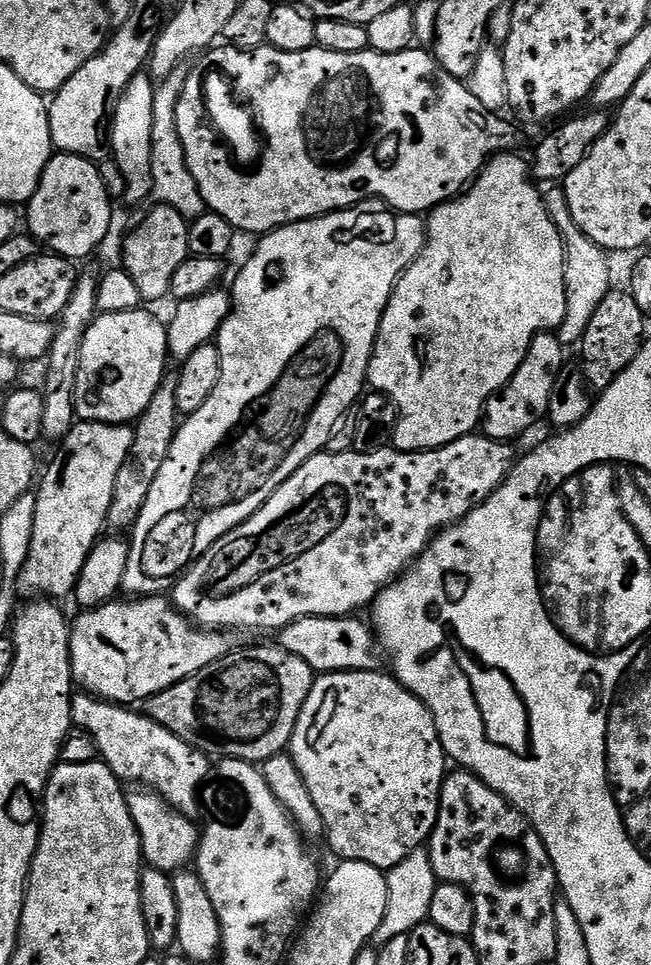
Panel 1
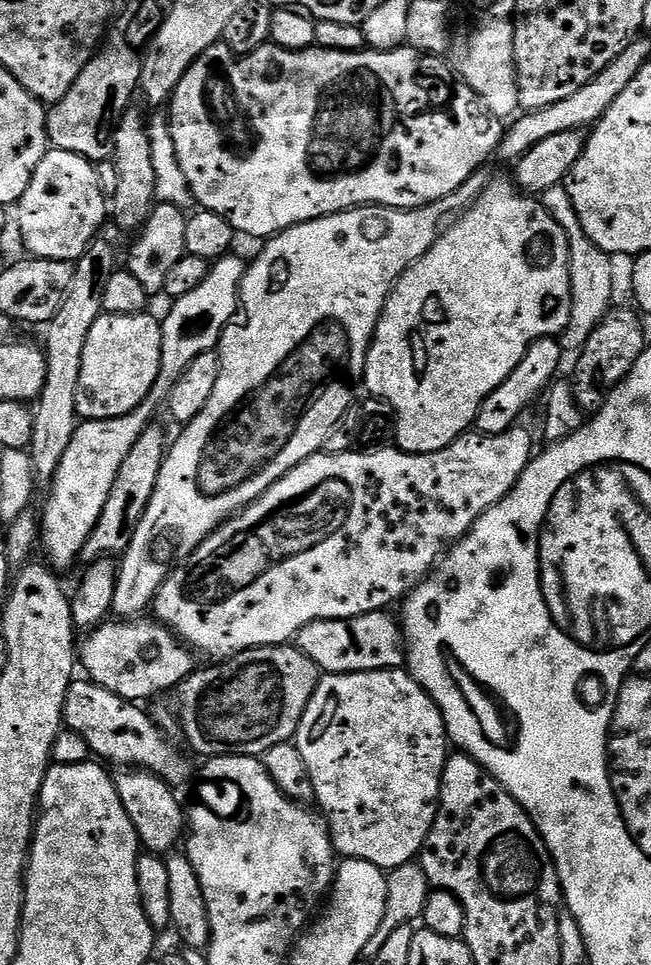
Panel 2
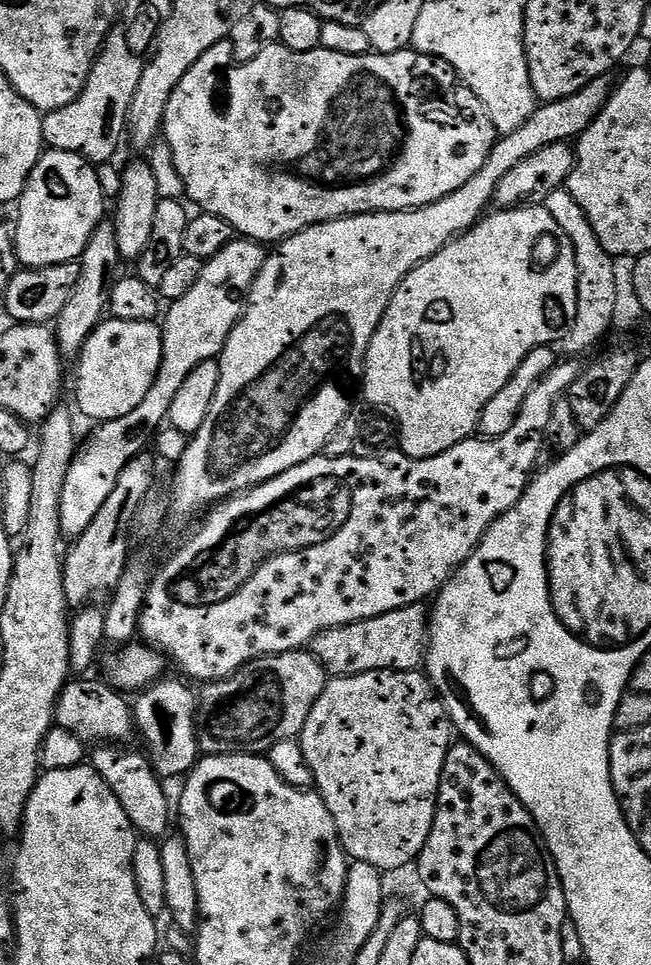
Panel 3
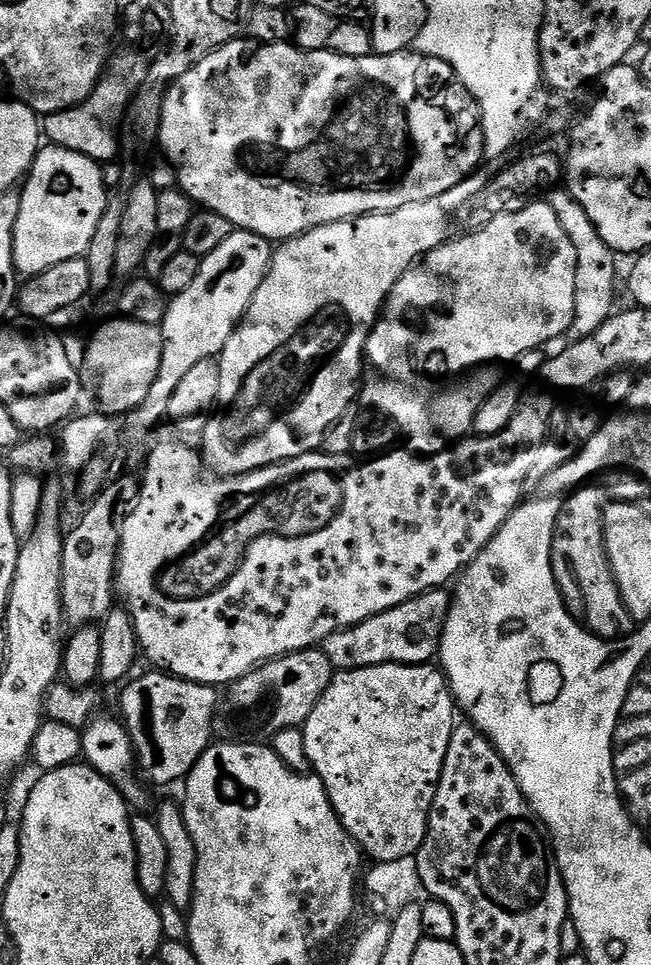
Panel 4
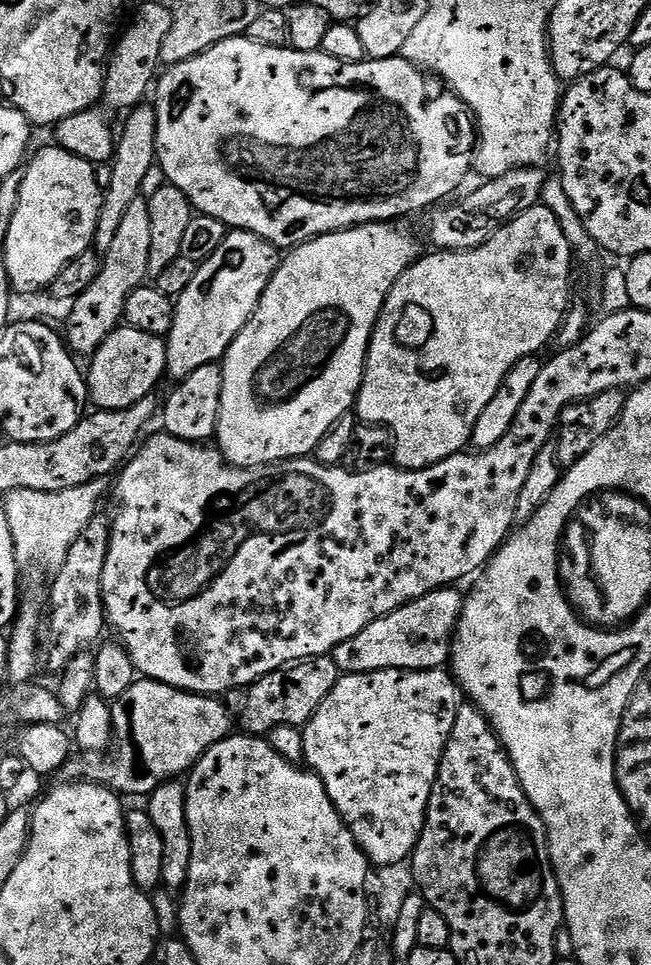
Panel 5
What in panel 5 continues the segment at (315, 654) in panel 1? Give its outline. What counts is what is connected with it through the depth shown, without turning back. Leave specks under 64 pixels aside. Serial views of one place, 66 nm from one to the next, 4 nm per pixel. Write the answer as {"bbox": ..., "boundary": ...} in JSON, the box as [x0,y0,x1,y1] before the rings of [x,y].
{"bbox":[330,586,464,674],"boundary":[[[449,586],[435,588],[417,600],[402,605],[398,610],[370,622],[366,630],[358,630],[354,638],[346,638],[330,653],[332,660],[342,674],[366,674],[387,668],[402,668],[405,672],[424,672],[428,668],[444,668],[449,663],[452,651],[452,638],[456,635],[456,623],[460,621],[464,596],[459,592],[459,587]]]}

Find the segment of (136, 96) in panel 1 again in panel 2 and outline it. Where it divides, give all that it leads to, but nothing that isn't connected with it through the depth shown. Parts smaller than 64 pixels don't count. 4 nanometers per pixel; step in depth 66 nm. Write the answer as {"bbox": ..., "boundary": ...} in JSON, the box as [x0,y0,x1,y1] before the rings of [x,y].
{"bbox":[110,106,158,233],"boundary":[[[136,106],[129,107],[116,125],[116,150],[114,163],[118,170],[118,190],[110,198],[110,216],[124,232],[135,233],[143,228],[158,201],[156,183],[154,182],[154,161],[150,155],[150,138],[148,137],[149,121],[144,120]]]}

